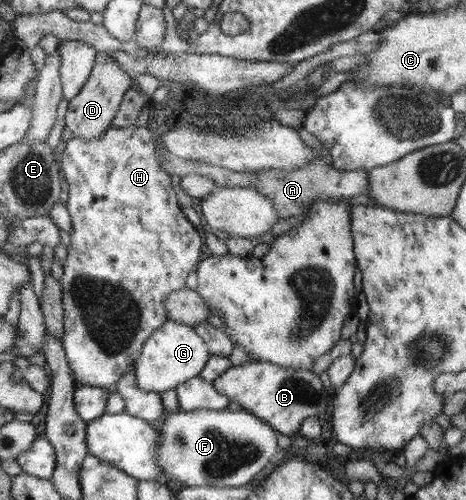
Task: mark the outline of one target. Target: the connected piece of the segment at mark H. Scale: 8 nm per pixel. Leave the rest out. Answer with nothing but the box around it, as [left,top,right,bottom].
[58,124,204,389]

